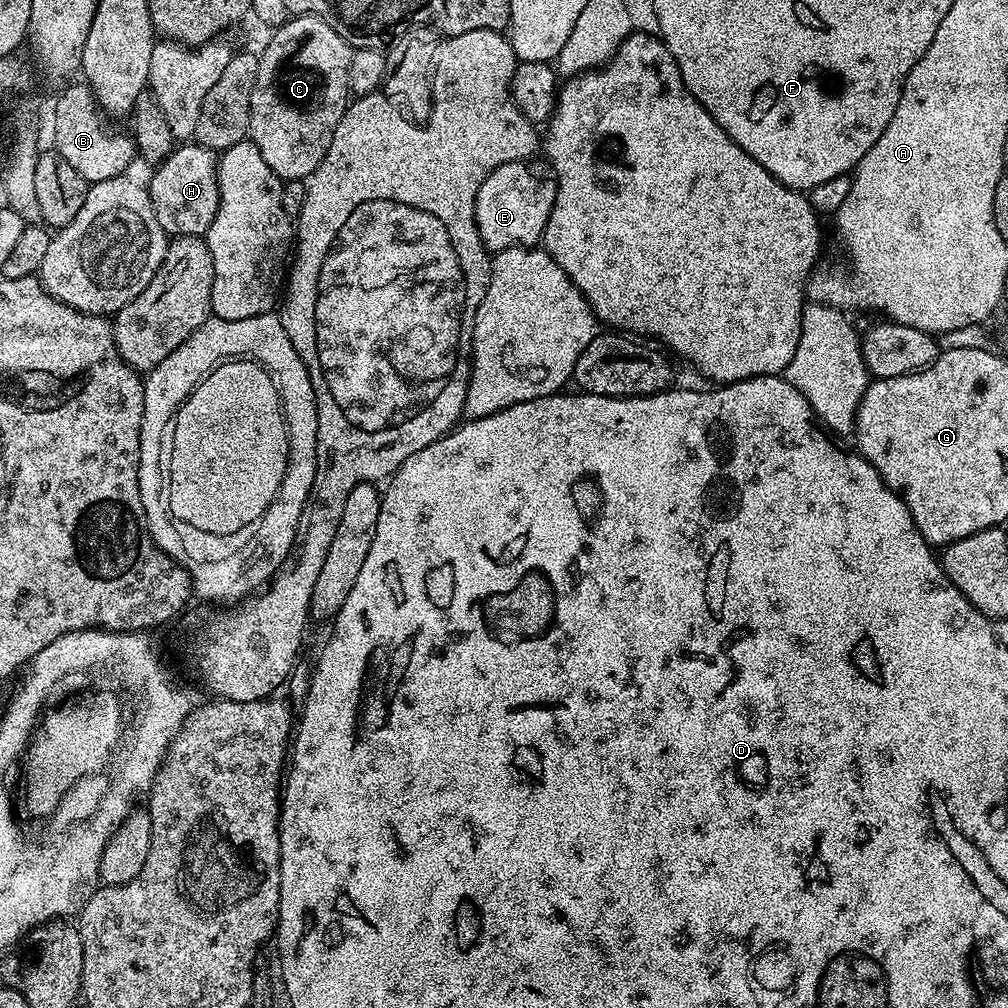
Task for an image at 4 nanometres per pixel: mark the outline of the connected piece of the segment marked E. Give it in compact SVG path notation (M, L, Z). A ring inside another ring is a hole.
M505 162L490 170L486 182L478 186L474 218L488 253L495 254L507 248L535 248L543 241L556 197L556 177L543 163L536 163Z

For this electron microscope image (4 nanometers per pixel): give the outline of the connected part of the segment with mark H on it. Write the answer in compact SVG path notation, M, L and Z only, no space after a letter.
M184 142L173 147L169 156L156 165L152 181L147 181L146 187L152 209L158 218L158 226L162 226L169 237L207 237L214 214L218 214L220 201L217 167L217 153L195 142Z

